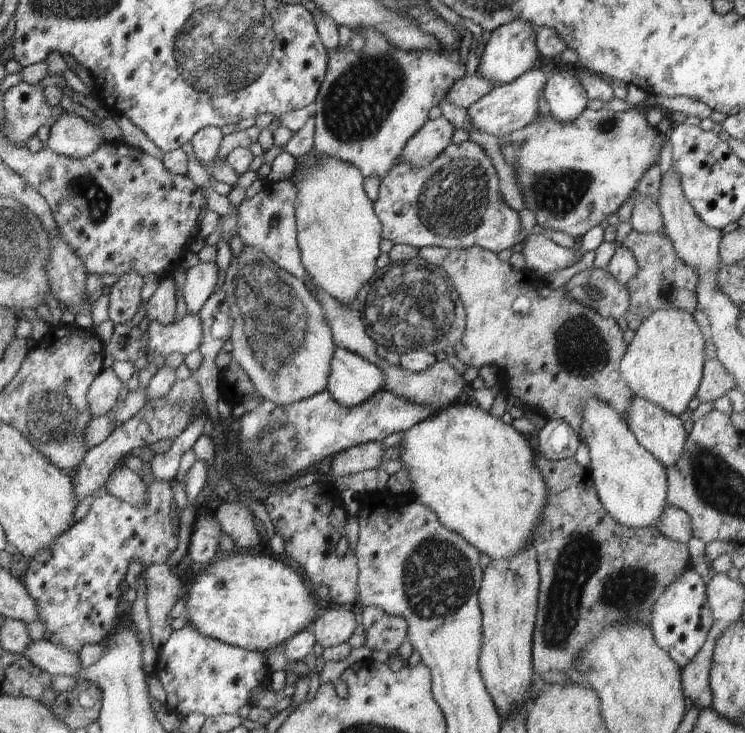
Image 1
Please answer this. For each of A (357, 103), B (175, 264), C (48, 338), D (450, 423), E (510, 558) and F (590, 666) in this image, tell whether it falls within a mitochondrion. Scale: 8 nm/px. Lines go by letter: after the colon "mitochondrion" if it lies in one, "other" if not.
A: mitochondrion
B: other
C: other
D: other
E: other
F: mitochondrion

